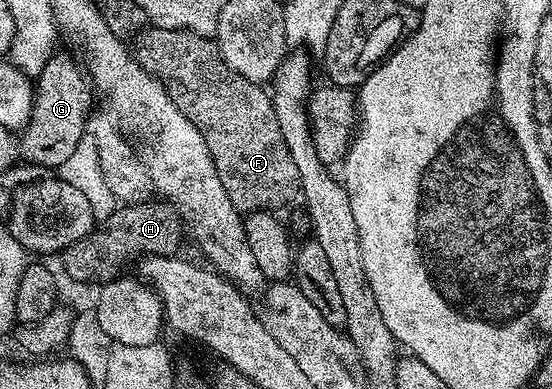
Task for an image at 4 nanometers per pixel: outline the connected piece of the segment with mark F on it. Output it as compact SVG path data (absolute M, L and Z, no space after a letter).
M151 25L140 31L134 40L133 54L153 78L161 80L173 105L177 105L177 109L181 109L181 113L185 113L185 117L193 121L197 133L205 137L205 145L209 145L213 165L217 165L217 177L221 177L221 185L225 185L229 201L233 201L239 212L274 212L279 209L275 207L285 206L294 195L296 198L299 191L297 165L293 165L293 157L289 157L289 145L285 145L285 137L281 137L277 113L273 113L272 96L268 92L266 95L260 84L251 83L233 69L229 69L214 38L192 31Z

